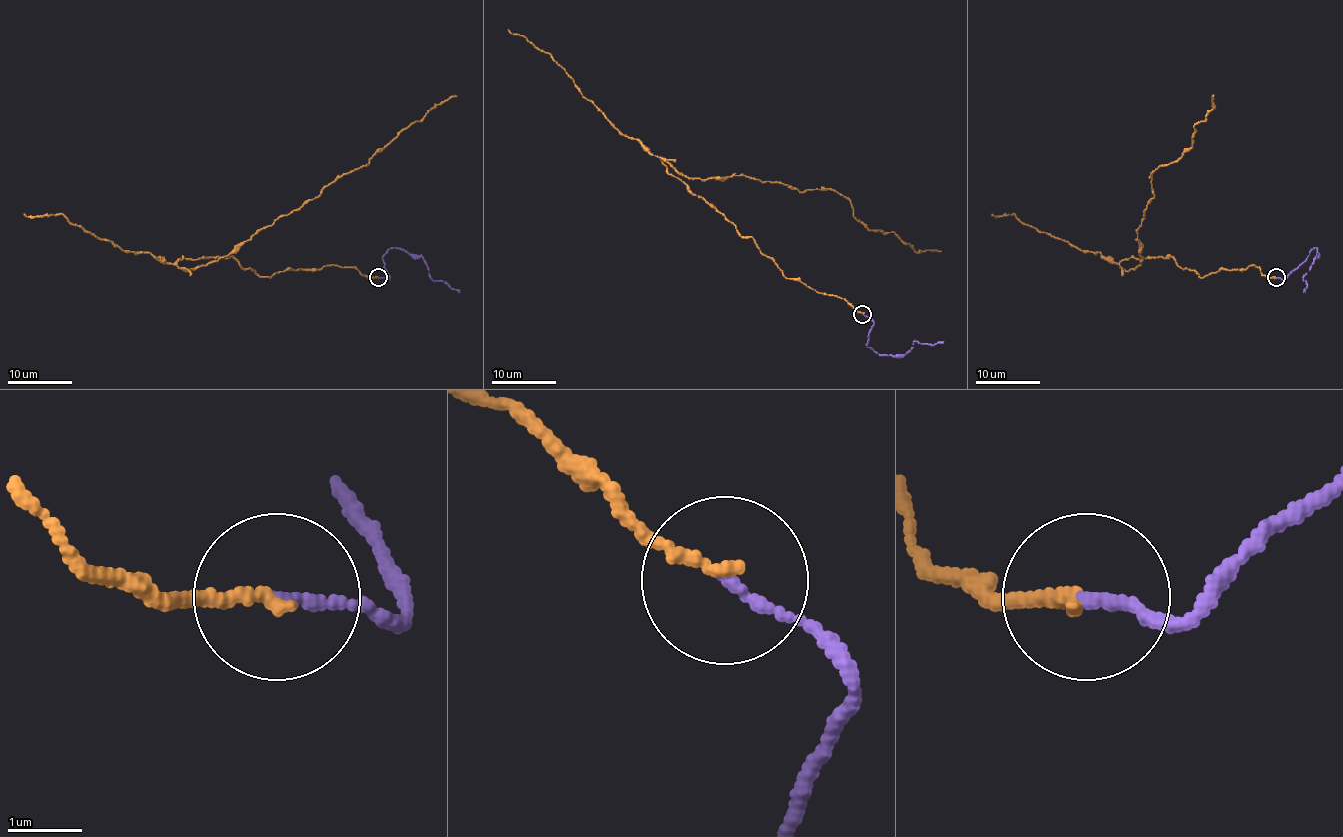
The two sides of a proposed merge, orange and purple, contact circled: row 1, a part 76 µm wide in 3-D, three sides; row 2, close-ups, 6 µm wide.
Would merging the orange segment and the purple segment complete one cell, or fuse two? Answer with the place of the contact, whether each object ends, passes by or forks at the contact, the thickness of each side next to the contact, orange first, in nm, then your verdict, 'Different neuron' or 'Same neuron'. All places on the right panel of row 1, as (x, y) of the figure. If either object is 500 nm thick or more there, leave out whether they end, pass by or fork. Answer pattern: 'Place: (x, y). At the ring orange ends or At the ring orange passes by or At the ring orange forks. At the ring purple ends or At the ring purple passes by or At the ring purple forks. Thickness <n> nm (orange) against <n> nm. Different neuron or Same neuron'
Place: (1276, 277). At the ring orange ends. At the ring purple ends. Thickness 170 nm (orange) against 160 nm. Same neuron

